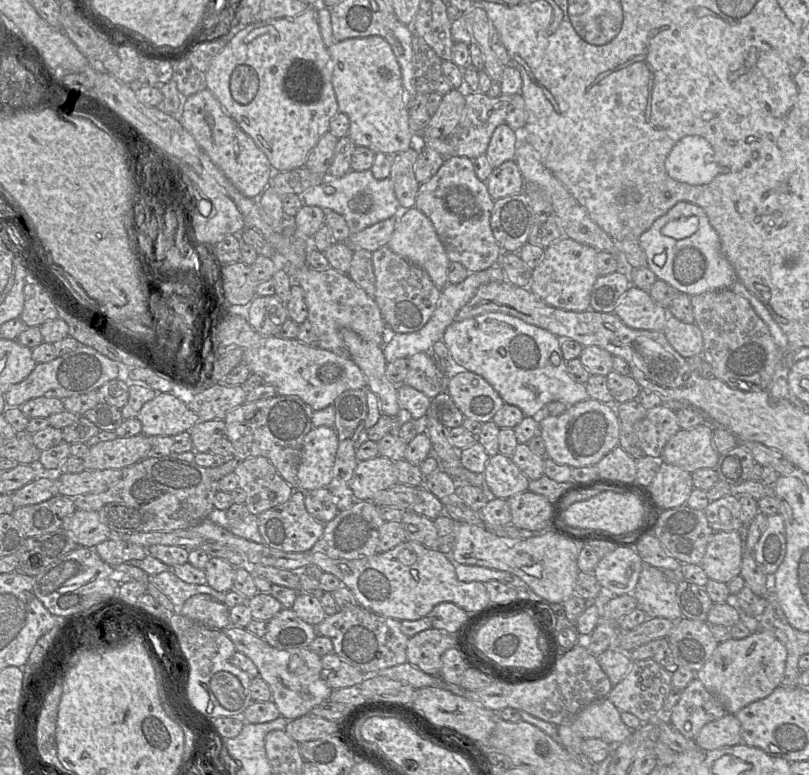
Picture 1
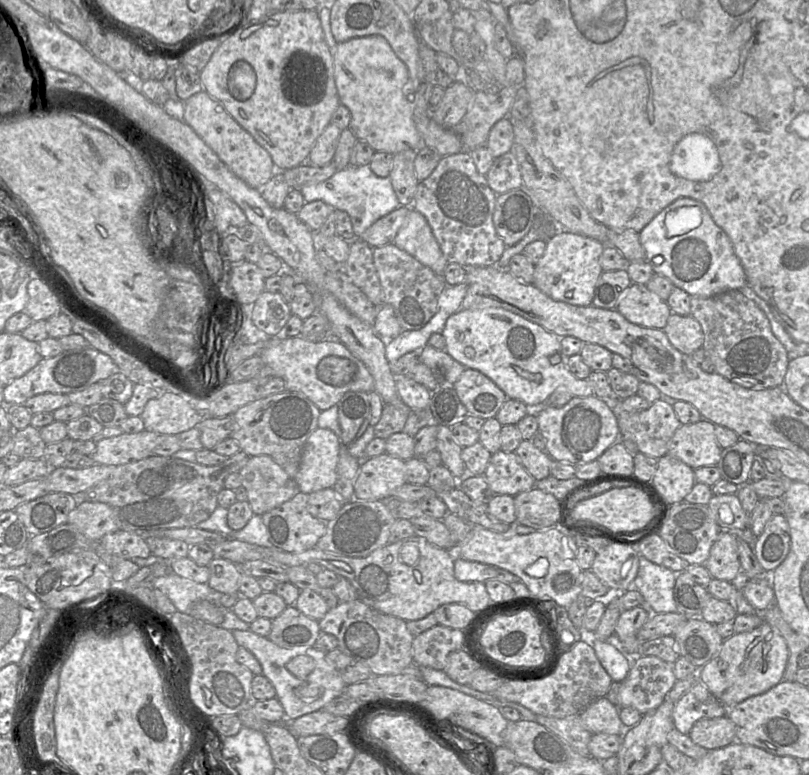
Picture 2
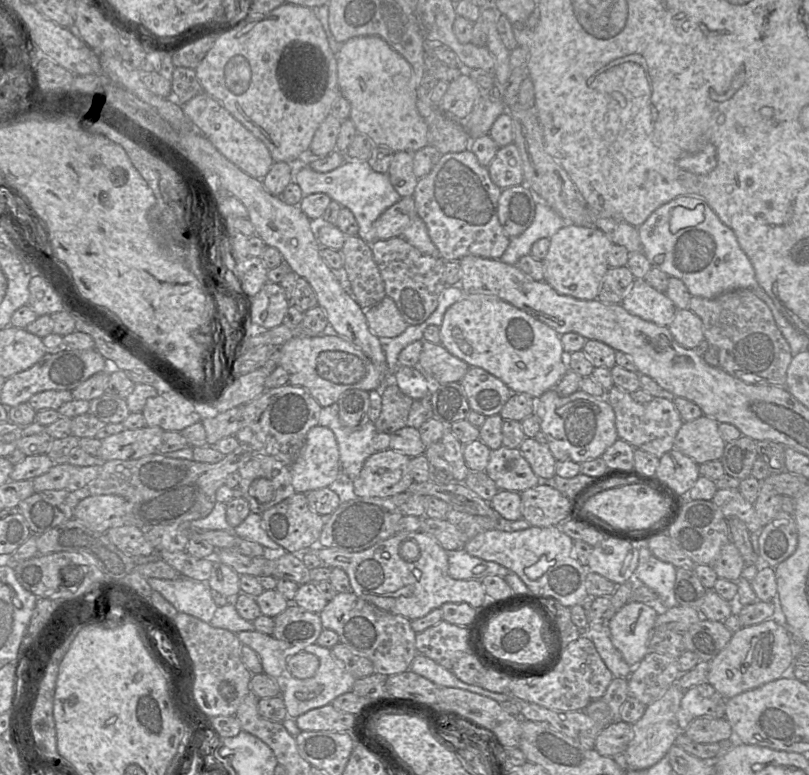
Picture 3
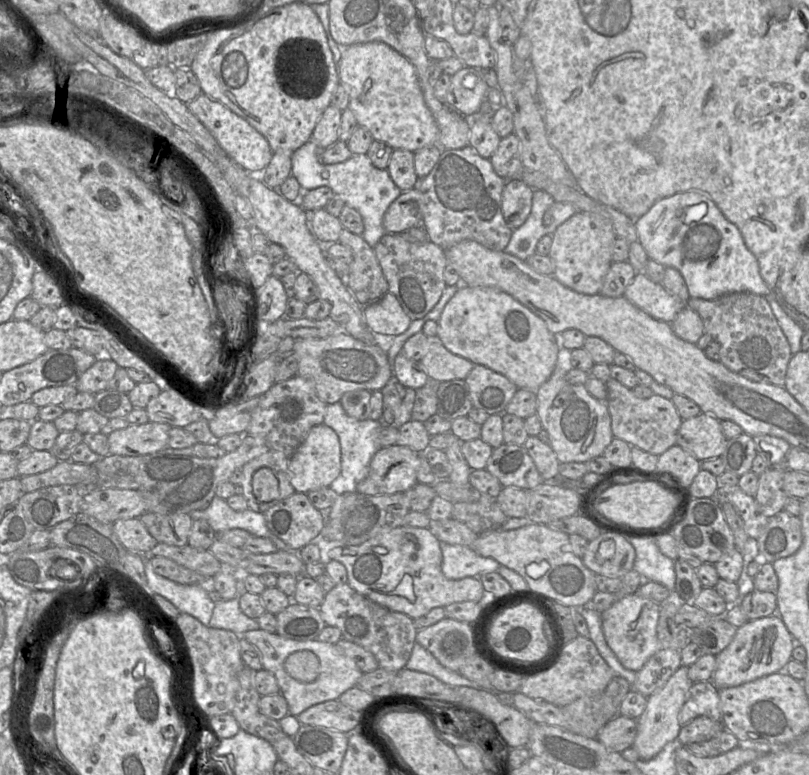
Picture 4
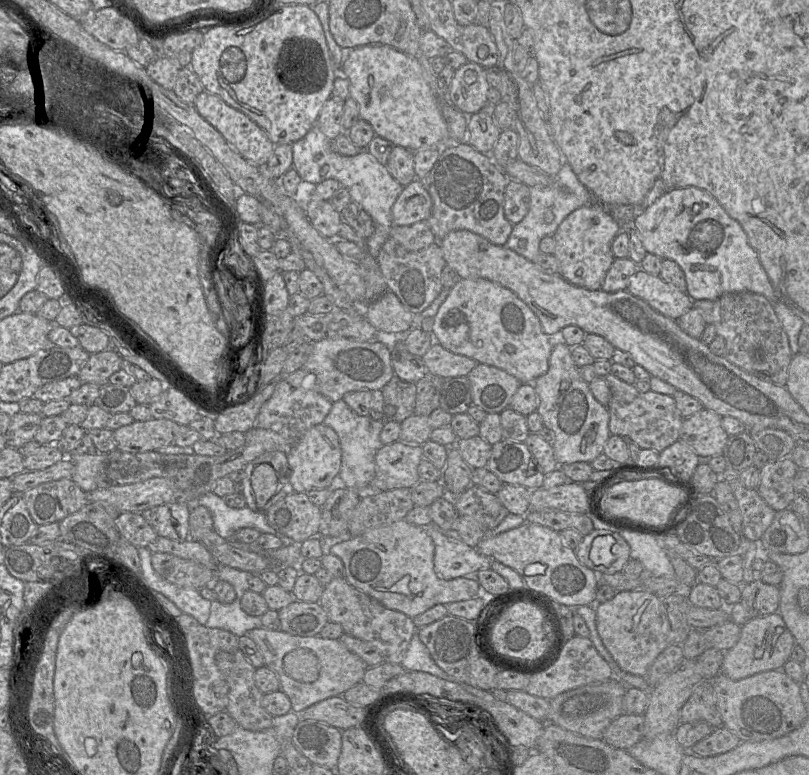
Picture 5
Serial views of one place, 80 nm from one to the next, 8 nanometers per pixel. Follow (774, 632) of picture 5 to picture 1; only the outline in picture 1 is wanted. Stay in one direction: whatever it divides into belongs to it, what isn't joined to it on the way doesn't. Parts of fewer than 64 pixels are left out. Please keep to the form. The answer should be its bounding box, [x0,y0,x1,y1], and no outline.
[696,630,787,714]

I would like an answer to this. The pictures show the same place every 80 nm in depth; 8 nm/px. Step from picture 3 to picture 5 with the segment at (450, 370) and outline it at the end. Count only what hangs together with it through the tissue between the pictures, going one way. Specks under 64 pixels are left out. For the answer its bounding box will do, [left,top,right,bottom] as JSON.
[422,342,478,379]

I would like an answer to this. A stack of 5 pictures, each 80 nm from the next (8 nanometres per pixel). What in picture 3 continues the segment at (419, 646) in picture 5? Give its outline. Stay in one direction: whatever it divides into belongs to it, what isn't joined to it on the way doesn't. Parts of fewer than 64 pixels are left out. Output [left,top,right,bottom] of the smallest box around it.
[409,653,515,703]

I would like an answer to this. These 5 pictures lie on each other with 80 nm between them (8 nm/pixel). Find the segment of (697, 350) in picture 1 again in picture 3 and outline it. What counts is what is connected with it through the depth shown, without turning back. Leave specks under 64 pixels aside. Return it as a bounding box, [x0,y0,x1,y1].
[668,308,703,349]

